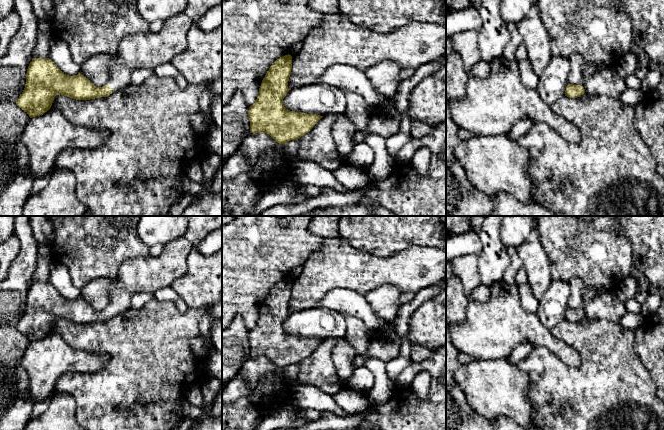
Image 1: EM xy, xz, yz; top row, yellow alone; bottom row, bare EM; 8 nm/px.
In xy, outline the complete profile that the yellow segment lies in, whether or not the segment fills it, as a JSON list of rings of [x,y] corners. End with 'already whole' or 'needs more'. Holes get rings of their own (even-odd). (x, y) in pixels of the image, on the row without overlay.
[[[184,237],[163,245],[162,253],[153,257],[151,255],[125,260],[115,277],[116,284],[110,291],[110,303],[103,311],[96,311],[81,297],[73,300],[64,298],[49,282],[33,282],[26,297],[26,308],[22,318],[16,324],[19,332],[24,334],[30,342],[43,339],[53,327],[56,319],[64,319],[76,324],[90,324],[109,320],[127,311],[131,305],[131,297],[135,293],[154,293],[182,277],[187,271],[188,256],[194,248],[193,244]]]; needs more

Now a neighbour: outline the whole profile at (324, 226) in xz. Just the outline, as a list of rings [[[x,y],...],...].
[[[313,216],[309,224],[310,232],[322,238],[338,237],[340,218],[341,216]]]

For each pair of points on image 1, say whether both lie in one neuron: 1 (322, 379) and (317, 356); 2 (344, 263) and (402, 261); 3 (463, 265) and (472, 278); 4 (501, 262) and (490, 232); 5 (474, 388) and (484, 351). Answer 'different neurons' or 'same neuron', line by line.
1: same neuron
2: same neuron
3: same neuron
4: same neuron
5: different neurons

